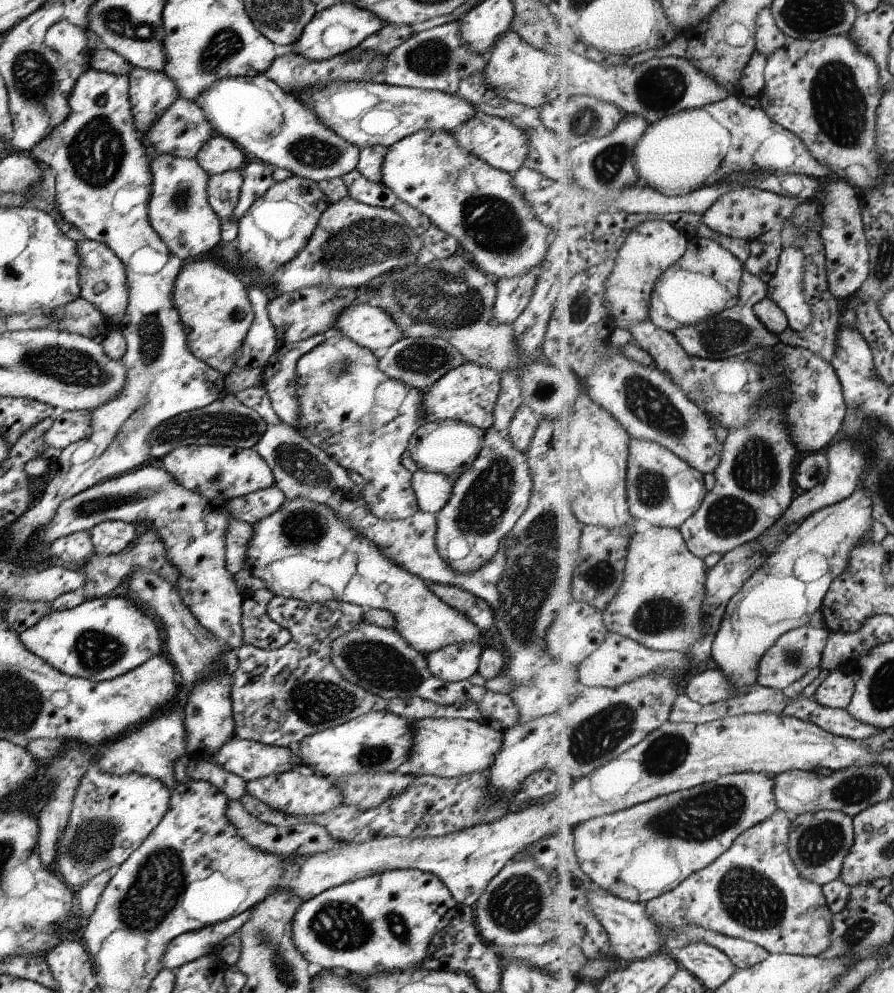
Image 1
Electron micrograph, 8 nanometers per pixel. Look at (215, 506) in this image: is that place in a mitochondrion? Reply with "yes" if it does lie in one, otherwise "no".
no

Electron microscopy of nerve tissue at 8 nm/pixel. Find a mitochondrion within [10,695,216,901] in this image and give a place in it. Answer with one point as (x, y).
(92, 840)

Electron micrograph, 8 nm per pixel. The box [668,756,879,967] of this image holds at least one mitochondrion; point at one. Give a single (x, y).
(750, 898)

